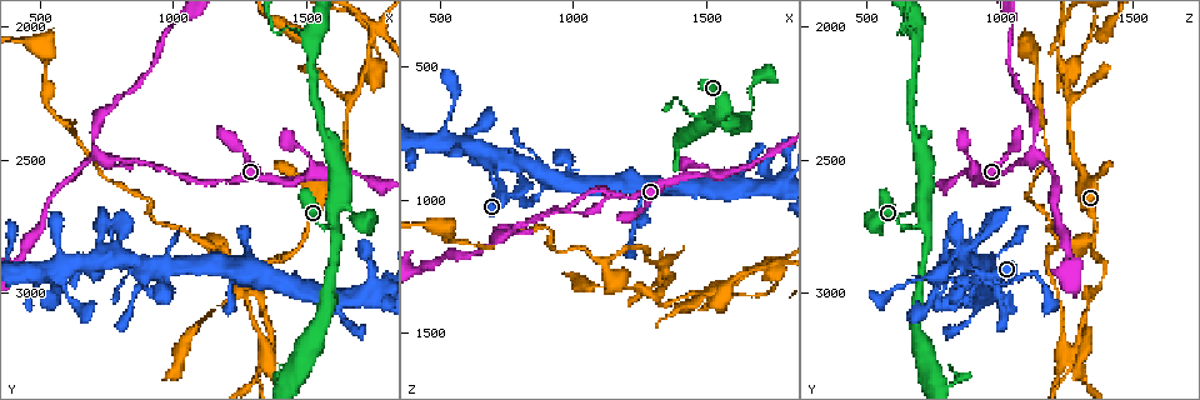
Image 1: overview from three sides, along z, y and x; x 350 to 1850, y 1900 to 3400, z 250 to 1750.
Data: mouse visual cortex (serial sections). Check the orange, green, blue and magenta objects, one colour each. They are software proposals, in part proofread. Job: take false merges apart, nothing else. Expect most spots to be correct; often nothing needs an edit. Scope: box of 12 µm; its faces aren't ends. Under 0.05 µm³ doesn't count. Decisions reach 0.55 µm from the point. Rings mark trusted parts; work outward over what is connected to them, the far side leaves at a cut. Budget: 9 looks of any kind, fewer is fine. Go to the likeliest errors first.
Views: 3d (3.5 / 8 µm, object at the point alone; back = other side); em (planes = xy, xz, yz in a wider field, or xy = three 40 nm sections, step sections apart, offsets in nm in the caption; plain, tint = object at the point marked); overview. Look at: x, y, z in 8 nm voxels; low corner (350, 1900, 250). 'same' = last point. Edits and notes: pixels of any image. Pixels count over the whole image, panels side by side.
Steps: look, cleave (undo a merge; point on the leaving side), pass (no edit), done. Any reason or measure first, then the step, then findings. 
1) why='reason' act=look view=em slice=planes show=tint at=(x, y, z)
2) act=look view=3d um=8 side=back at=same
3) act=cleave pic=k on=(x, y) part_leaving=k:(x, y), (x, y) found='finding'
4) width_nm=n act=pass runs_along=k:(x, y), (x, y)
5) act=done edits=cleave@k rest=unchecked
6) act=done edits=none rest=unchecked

why='a fork' act=look view=3d um=3.5 at=(1670, 2300, 1270)

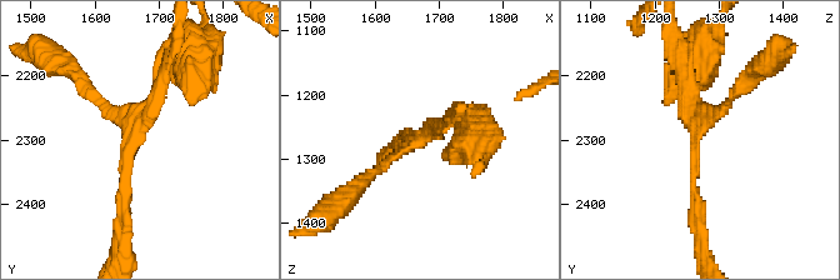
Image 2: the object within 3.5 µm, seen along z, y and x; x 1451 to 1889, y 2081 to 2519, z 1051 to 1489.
act=pass runs_along=2:(123, 220), (126, 150), (169, 66) found='all the same cell'

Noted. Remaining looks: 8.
why='branch point' act=look view=3d um=3.5 at=(1300, 3000, 1350)

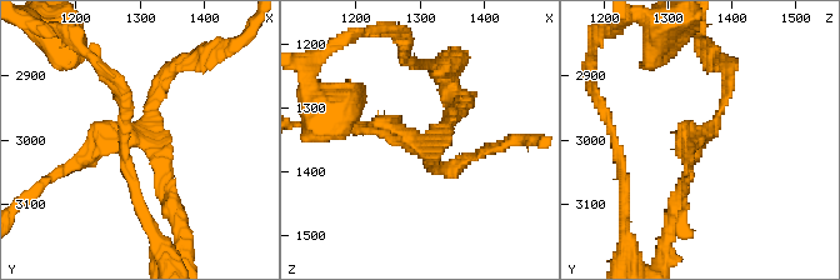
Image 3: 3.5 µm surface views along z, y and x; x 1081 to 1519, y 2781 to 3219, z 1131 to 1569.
act=pass runs_along=3:(726, 68), (724, 105), (675, 201) found='one cell here'

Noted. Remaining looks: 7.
why='thick turns thin' act=look view=3d um=3.5 at=(1350, 3220, 1290)

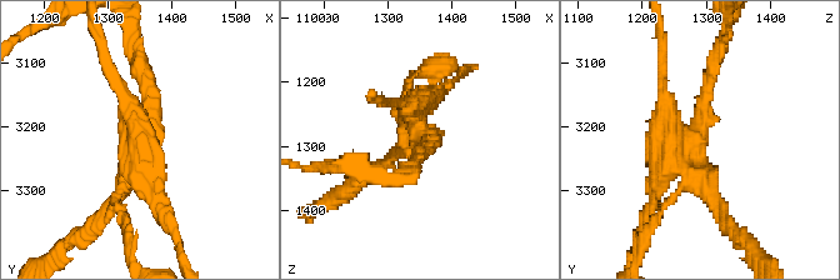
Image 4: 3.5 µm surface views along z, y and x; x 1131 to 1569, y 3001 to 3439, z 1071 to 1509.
why='need the tissue' act=look view=em slice=xy step=2 show=tint at=(1360, 3210, 1285)

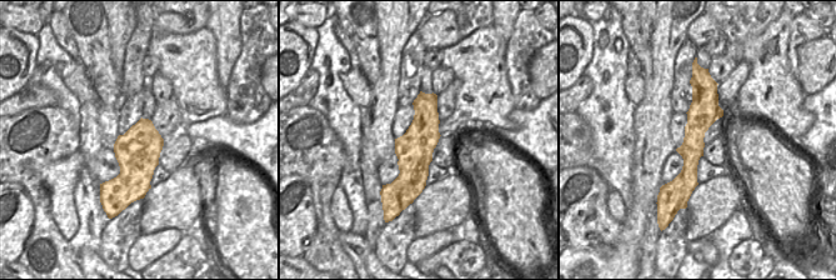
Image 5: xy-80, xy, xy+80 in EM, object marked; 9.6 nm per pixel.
act=cleave pic=4 on=(154, 180) part_leaving=4:(139, 134), (108, 69), (100, 34) found='two cells meet here'

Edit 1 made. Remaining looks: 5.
why='arms part here' act=look view=3d um=8 at=(740, 2490, 1130)

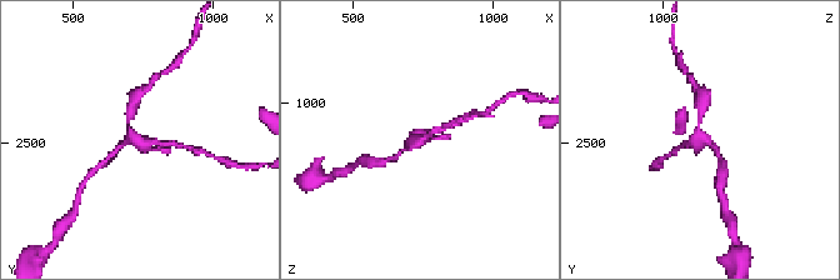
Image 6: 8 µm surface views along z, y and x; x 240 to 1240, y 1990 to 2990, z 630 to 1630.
why='now the EM' act=look view=em slice=xy step=5 show=tint at=(720, 2490, 1130)

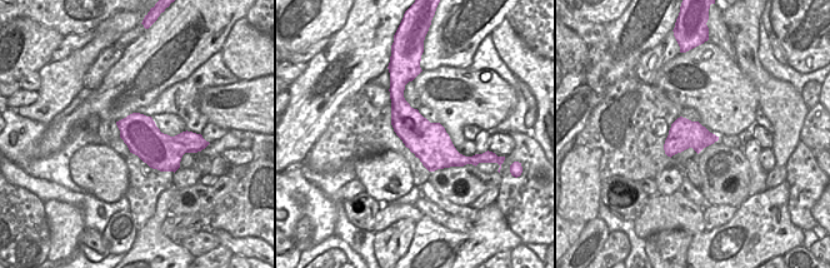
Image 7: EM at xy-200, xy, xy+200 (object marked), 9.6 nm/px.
act=pass runs_along=6:(449, 126), (416, 139), (390, 159) found='all the same cell'

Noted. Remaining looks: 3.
act=done edits=cleave@4 rest=unchecked

